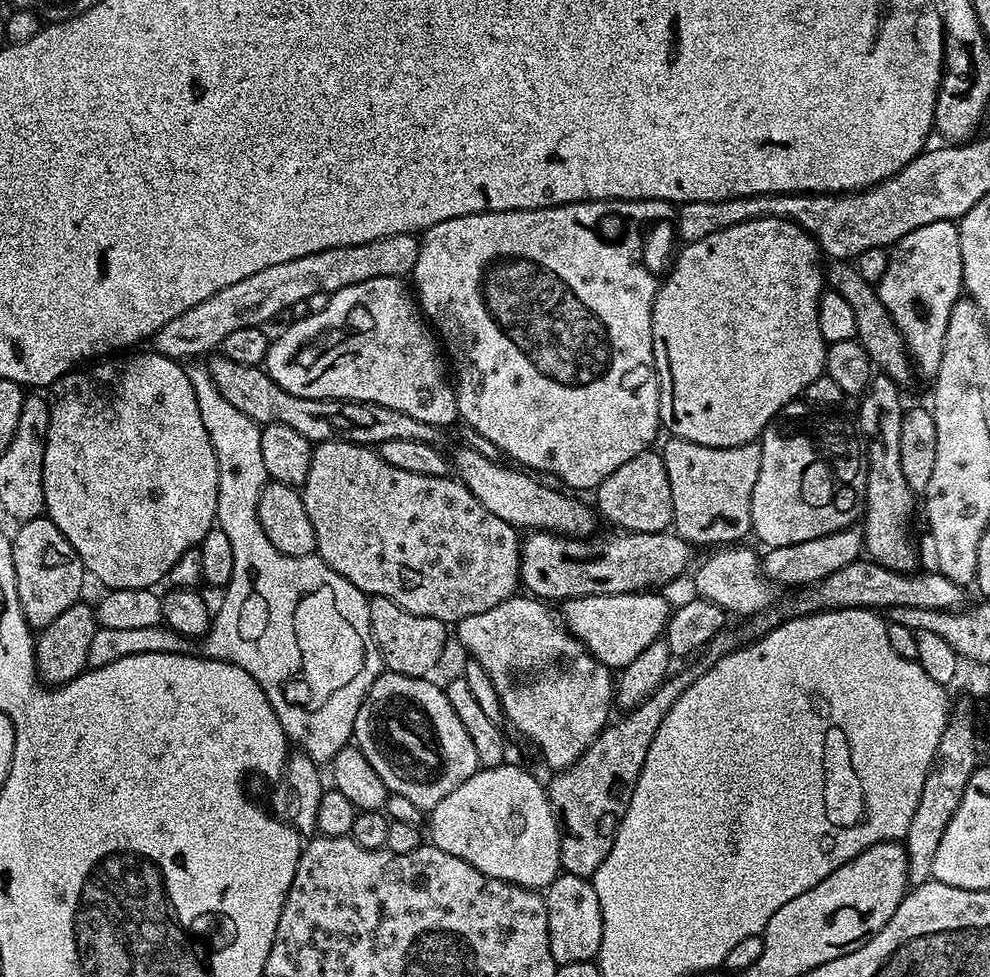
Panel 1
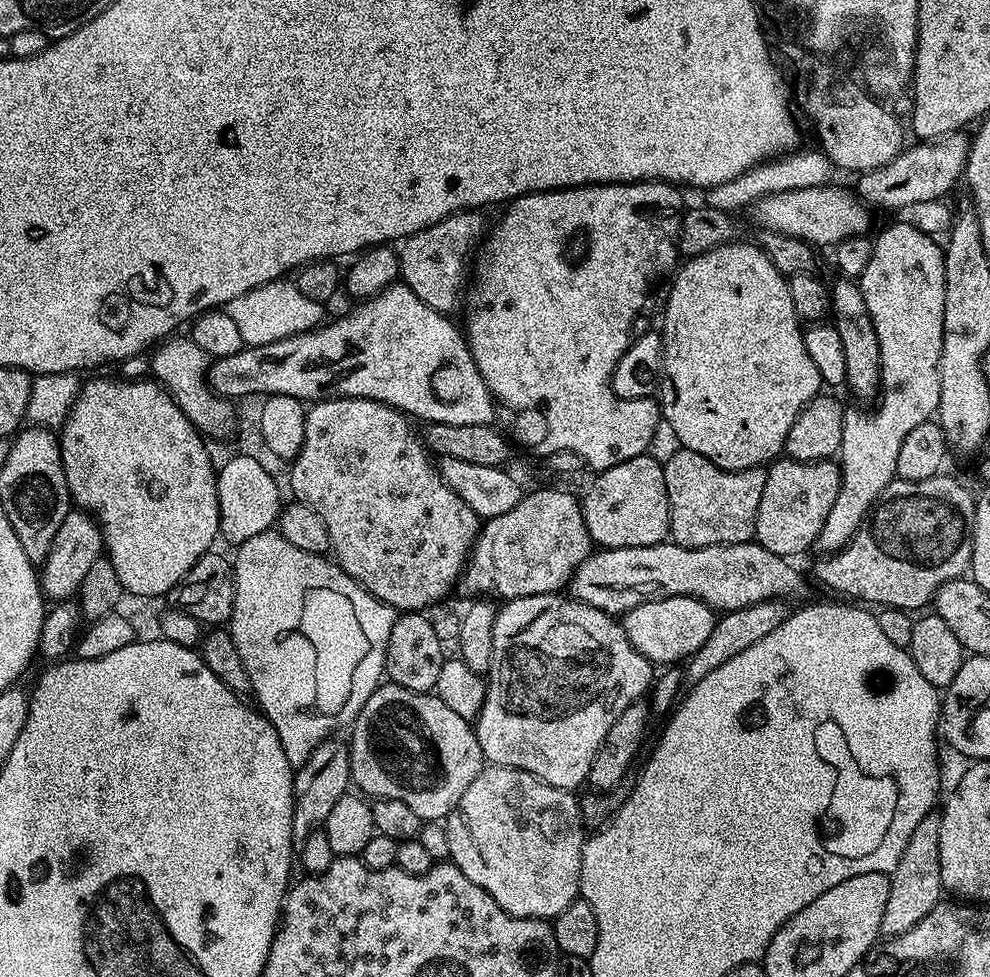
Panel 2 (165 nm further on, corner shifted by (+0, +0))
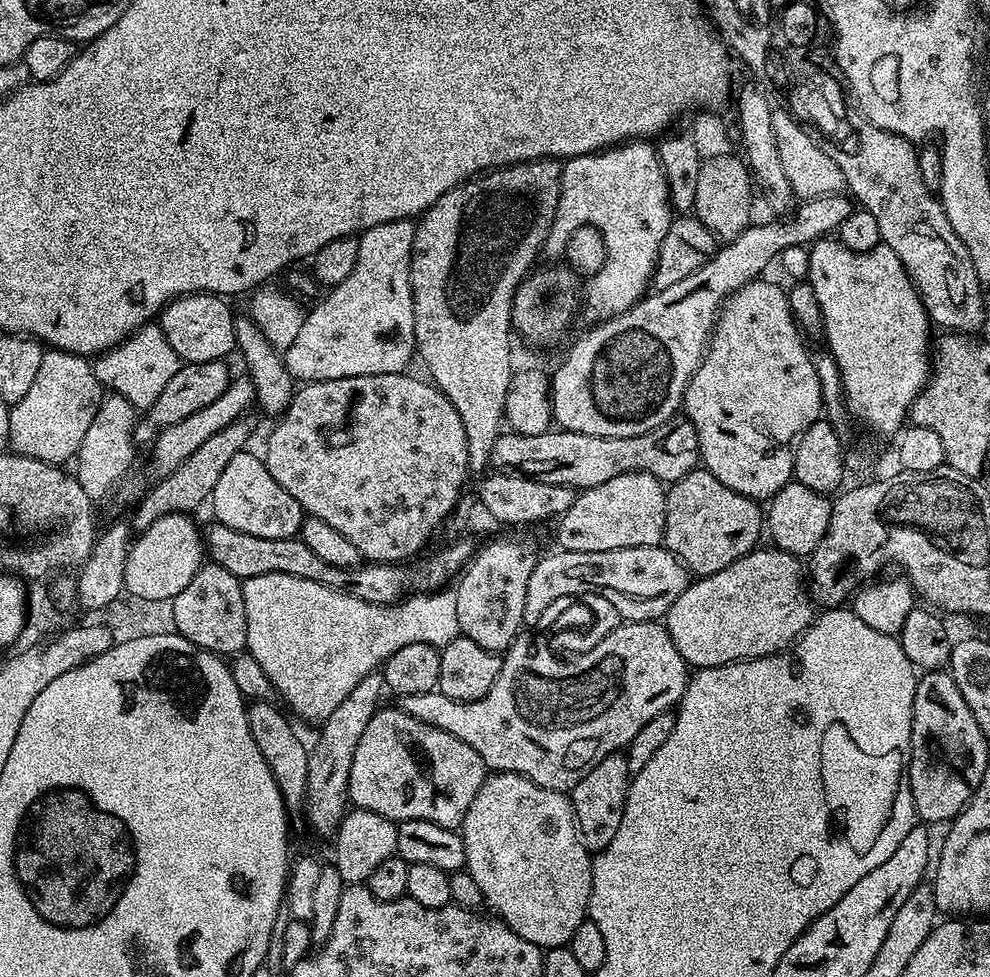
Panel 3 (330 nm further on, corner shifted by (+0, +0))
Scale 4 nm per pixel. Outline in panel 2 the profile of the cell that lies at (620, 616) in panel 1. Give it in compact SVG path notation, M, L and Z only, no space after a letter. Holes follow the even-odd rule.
M667 596L634 606L623 613L622 623L626 638L630 638L630 646L652 661L653 665L676 666L687 661L706 642L706 638L710 638L717 619L717 613L711 606L700 600L689 596Z

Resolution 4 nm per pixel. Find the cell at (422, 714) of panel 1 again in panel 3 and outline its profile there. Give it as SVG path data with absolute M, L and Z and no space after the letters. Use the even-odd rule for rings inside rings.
M384 706L374 714L374 718L370 718L362 739L354 750L348 799L355 807L382 814L382 818L393 822L425 820L456 830L463 824L466 810L470 810L470 802L474 802L474 794L478 794L485 775L484 759L470 750L466 742L458 742L458 738L454 738L454 734L446 734L446 730L418 722L418 718L412 718L398 706Z

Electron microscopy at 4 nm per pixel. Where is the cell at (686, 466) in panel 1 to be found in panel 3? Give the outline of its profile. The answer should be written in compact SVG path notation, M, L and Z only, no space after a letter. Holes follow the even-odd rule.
M706 470L686 474L667 489L663 547L673 552L689 573L697 577L709 576L730 566L730 562L738 562L738 558L742 558L761 543L760 532L762 536L765 528L766 516L757 501L730 490L730 486L722 486L722 482L718 482L718 478L714 478L714 474Z

